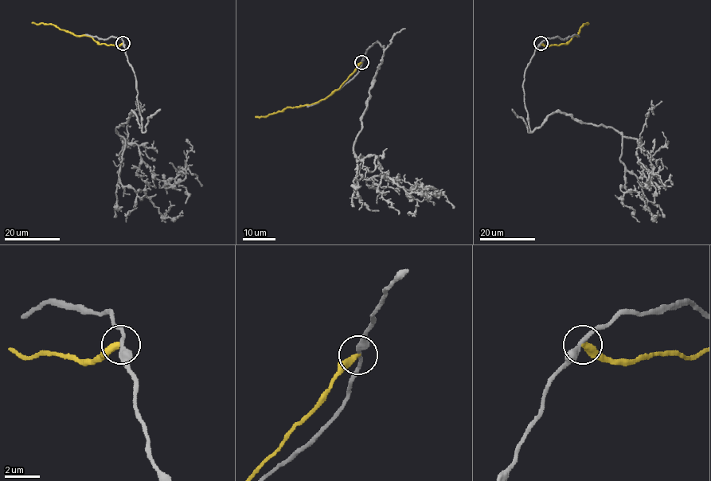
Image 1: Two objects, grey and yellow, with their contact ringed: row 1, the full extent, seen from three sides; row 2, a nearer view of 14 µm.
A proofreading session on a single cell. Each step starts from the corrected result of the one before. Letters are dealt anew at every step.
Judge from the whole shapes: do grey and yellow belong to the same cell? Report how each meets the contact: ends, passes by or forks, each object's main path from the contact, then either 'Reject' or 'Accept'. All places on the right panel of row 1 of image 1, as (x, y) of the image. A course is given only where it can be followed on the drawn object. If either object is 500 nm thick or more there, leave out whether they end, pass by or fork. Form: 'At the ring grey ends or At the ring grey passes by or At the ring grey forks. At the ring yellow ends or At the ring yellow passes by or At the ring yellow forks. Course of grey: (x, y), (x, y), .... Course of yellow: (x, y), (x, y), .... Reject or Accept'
At the ring grey passes by. At the ring yellow ends. Course of grey: (541, 43), (523, 84), (529, 131), (560, 112), (618, 131), (620, 189), (634, 190), (654, 218), (658, 210). Course of yellow: (541, 43), (566, 44), (573, 36), (577, 36), (584, 24), (588, 23). Reject

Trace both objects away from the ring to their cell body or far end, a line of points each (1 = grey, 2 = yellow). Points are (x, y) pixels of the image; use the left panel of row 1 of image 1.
1: (123, 43), (142, 131), (134, 112), (117, 127), (125, 140), (119, 181), (143, 190), (164, 218), (181, 210)
2: (123, 43), (99, 44), (91, 37), (75, 36), (50, 24), (32, 23)

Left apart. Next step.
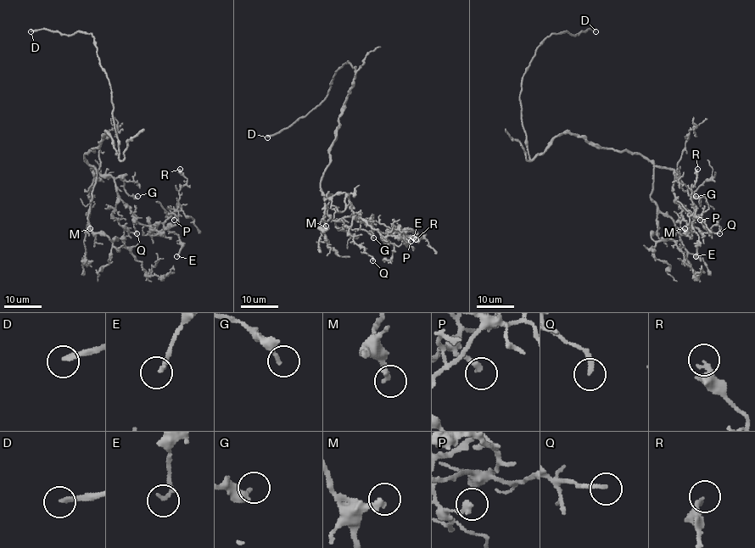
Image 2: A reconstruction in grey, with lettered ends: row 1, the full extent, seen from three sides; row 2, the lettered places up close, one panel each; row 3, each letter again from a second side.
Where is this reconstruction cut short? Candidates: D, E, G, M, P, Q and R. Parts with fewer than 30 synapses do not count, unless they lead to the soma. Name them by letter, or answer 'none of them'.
D, G, M

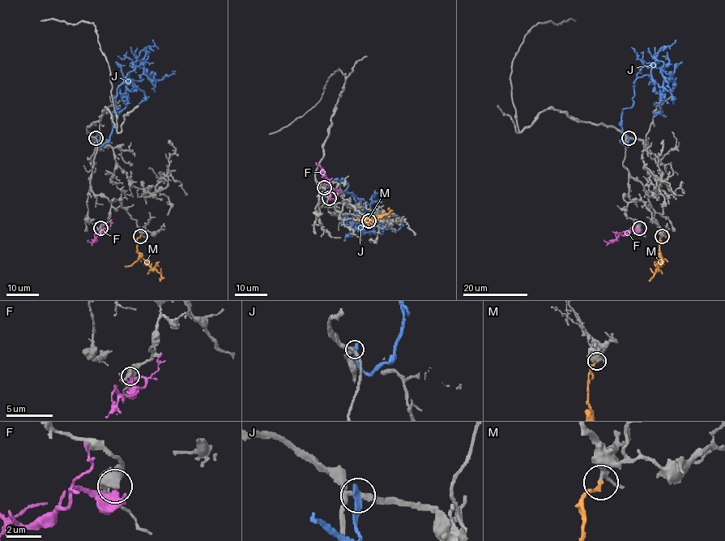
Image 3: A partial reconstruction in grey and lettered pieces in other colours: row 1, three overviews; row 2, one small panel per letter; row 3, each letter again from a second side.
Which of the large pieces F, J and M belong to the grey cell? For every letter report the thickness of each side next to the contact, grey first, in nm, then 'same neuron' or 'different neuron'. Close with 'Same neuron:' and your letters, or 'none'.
F: 480 nm thick on the grey side, 240 nm on the other; different neuron
J: 240 nm thick on the grey side, 340 nm on the other; different neuron
M: 190 nm thick on the grey side, 190 nm on the other; same neuron
Same neuron: M

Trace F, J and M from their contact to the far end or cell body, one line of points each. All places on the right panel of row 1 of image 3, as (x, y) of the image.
F: (638, 228), (620, 234), (608, 243), (603, 240)
J: (628, 137), (624, 146), (621, 113), (633, 105), (636, 75), (661, 61), (661, 75), (670, 80), (663, 71)
M: (662, 236), (659, 239), (662, 261), (649, 281)

